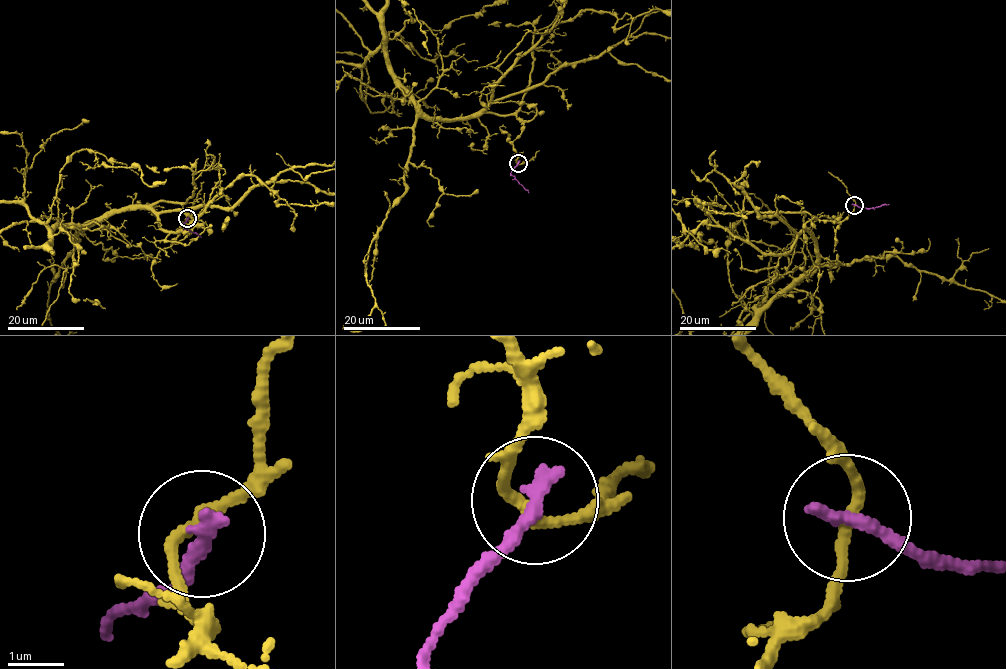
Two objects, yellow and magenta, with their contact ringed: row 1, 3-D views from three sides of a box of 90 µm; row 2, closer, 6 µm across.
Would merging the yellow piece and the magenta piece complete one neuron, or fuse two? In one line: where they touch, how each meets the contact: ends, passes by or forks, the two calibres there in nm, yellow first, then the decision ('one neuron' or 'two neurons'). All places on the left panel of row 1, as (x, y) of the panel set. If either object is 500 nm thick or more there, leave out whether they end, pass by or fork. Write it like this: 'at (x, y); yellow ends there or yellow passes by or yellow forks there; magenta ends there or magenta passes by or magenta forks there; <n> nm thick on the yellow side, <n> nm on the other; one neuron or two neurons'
at (187, 218); yellow passes by; magenta ends there; 190 nm thick on the yellow side, 320 nm on the other; two neurons

